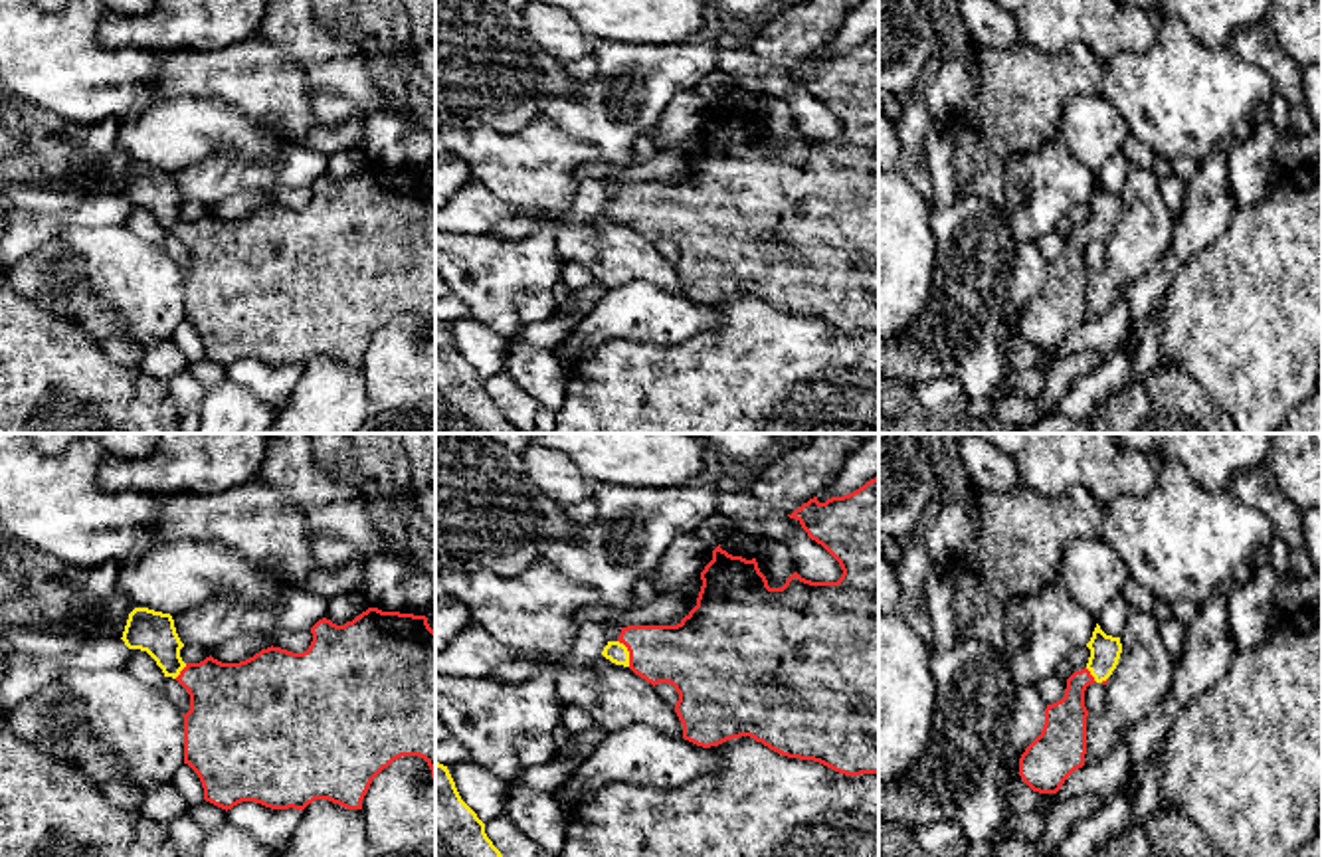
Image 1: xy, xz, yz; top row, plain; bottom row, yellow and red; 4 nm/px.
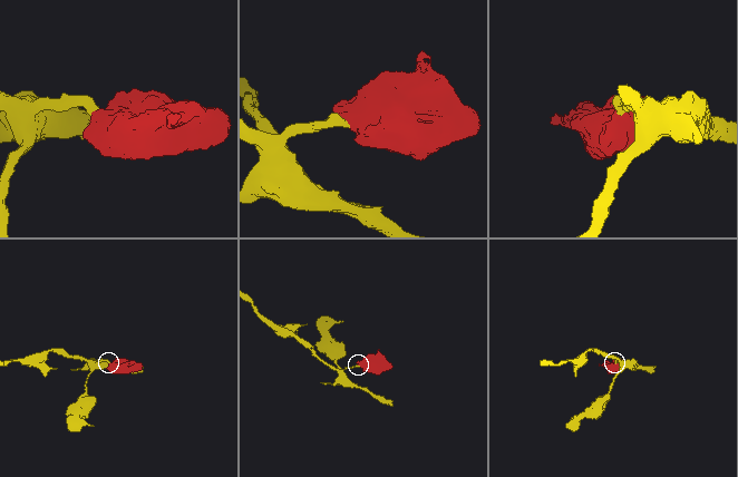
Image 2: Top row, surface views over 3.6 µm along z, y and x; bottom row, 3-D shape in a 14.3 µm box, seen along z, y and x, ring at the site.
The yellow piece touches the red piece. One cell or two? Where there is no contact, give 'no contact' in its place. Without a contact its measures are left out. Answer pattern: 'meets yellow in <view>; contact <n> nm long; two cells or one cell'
meets yellow in xz; contact 120 nm long; one cell

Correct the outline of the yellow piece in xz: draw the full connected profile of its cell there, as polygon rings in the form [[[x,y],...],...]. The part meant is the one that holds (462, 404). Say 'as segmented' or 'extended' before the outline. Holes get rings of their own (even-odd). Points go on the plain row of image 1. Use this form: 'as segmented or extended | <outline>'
as segmented | [[[435,319],[435,433],[520,433],[461,356],[447,323]]]

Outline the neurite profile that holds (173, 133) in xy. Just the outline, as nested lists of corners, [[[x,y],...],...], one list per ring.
[[[192,95],[156,99],[141,115],[125,121],[119,133],[119,148],[129,158],[170,172],[202,164],[220,148],[232,148],[249,164],[275,162],[291,144],[273,121],[253,121],[220,99]]]

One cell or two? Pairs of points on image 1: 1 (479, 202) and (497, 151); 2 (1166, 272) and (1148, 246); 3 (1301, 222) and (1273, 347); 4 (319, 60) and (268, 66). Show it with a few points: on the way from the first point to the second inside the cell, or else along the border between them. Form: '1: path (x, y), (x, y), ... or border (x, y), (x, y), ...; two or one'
1: border (477, 179), (499, 198), (527, 204); two
2: border (1174, 218), (1164, 254), (1121, 287); two
3: path (1301, 254), (1301, 274), (1273, 301), (1273, 315); one
4: border (256, 36), (274, 44), (297, 66), (313, 105); two

